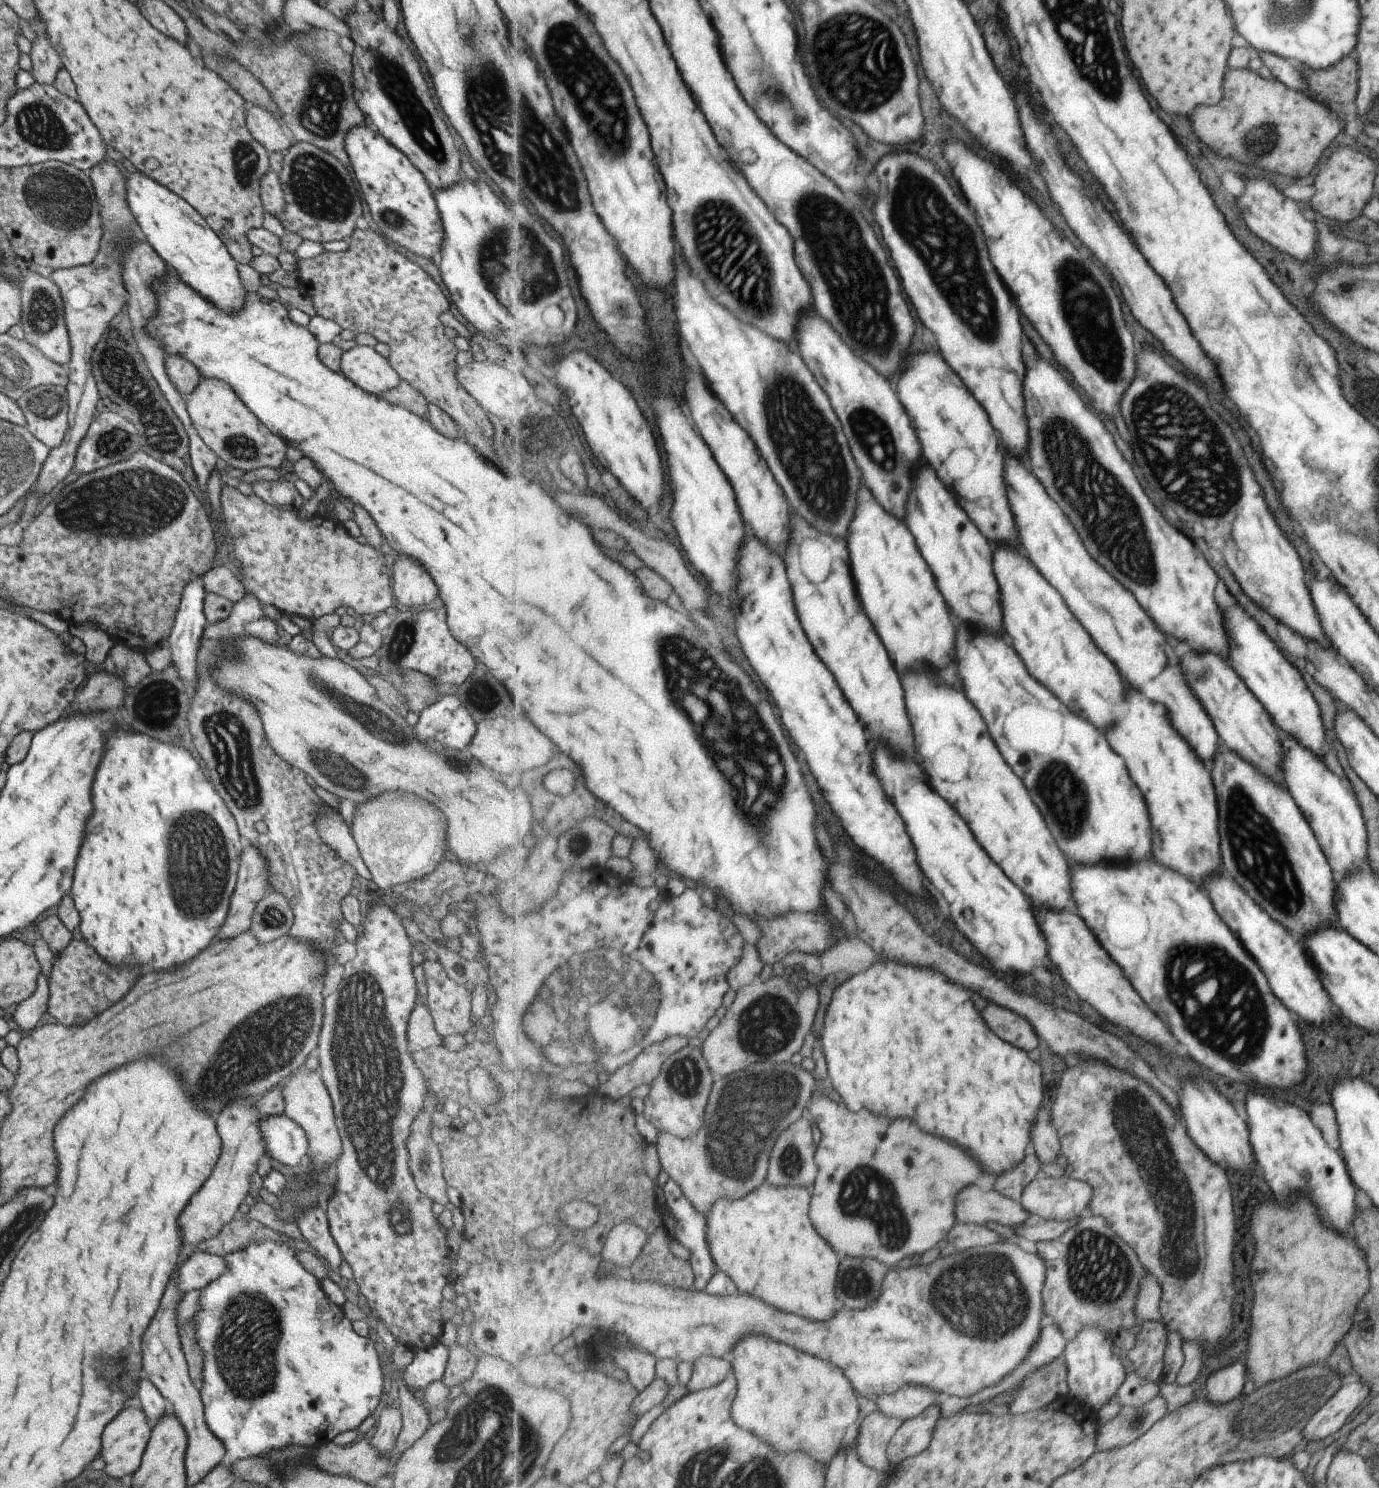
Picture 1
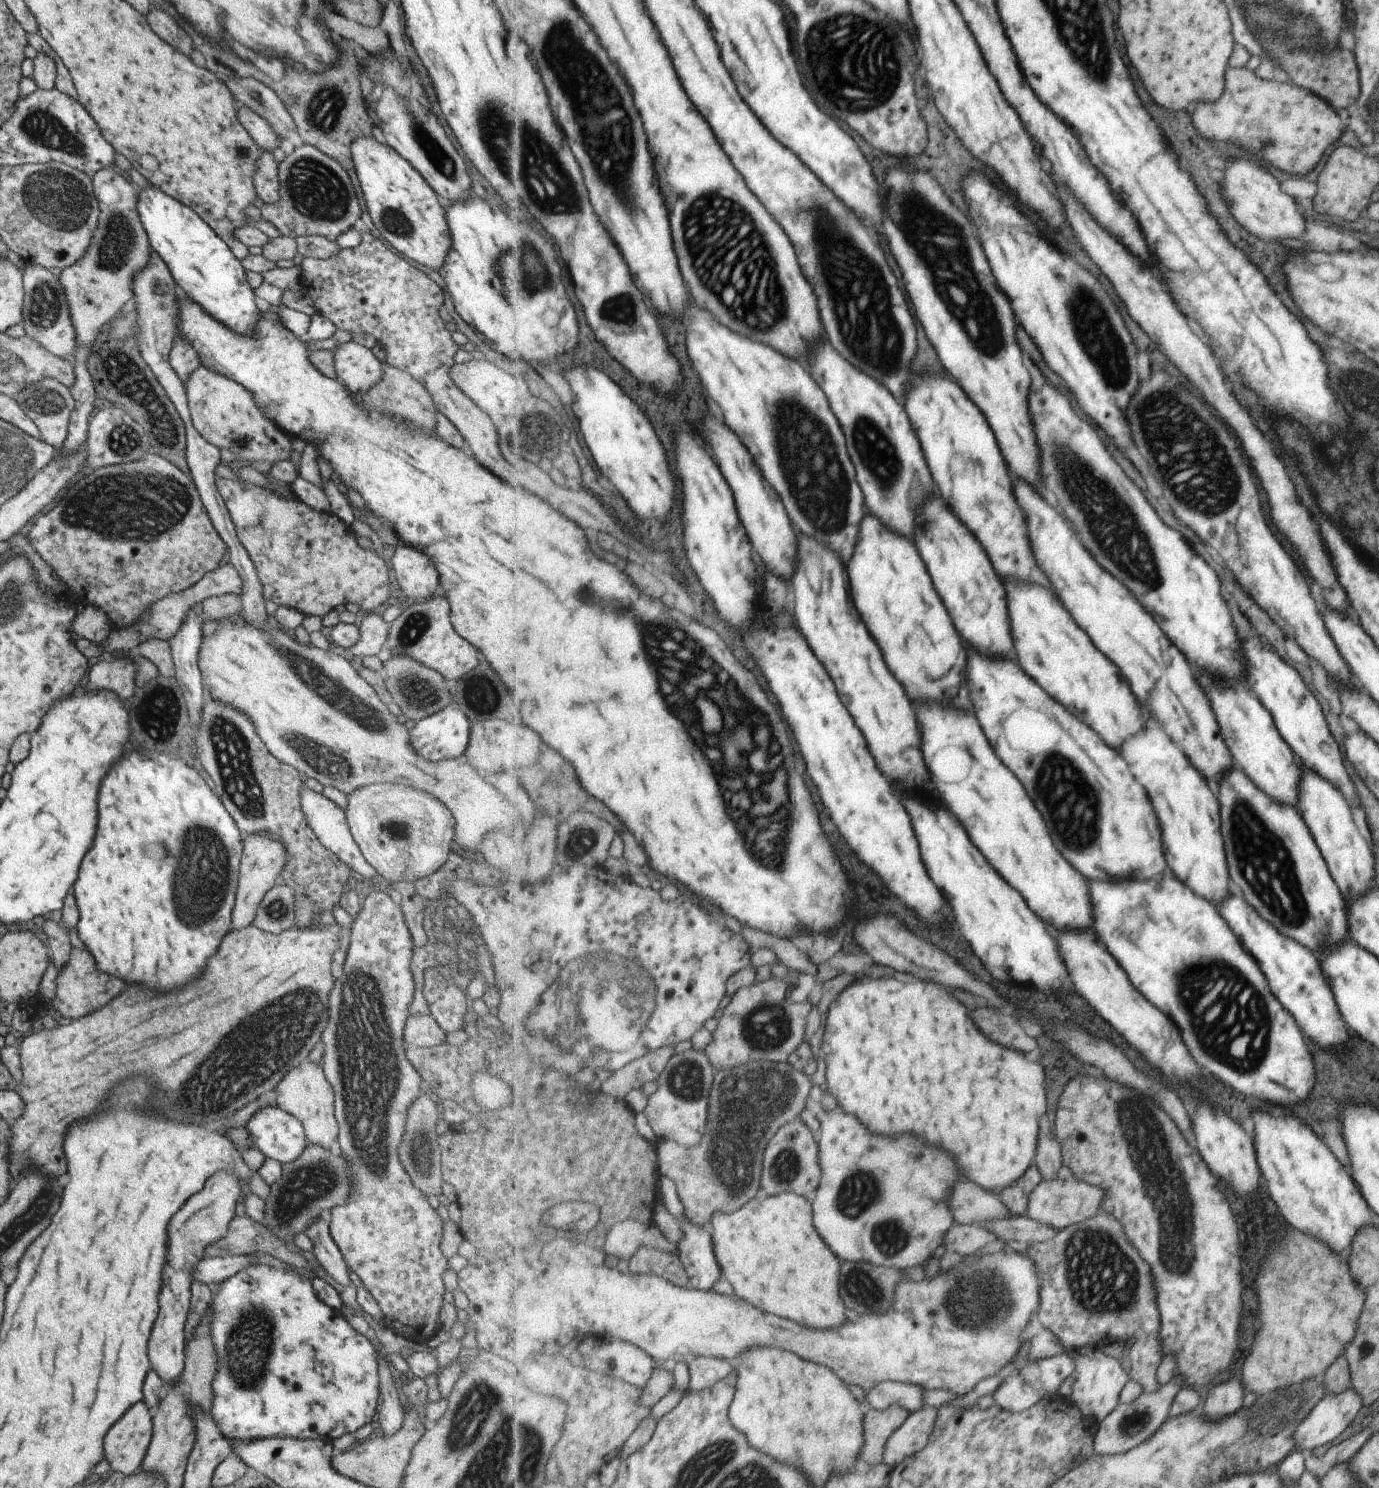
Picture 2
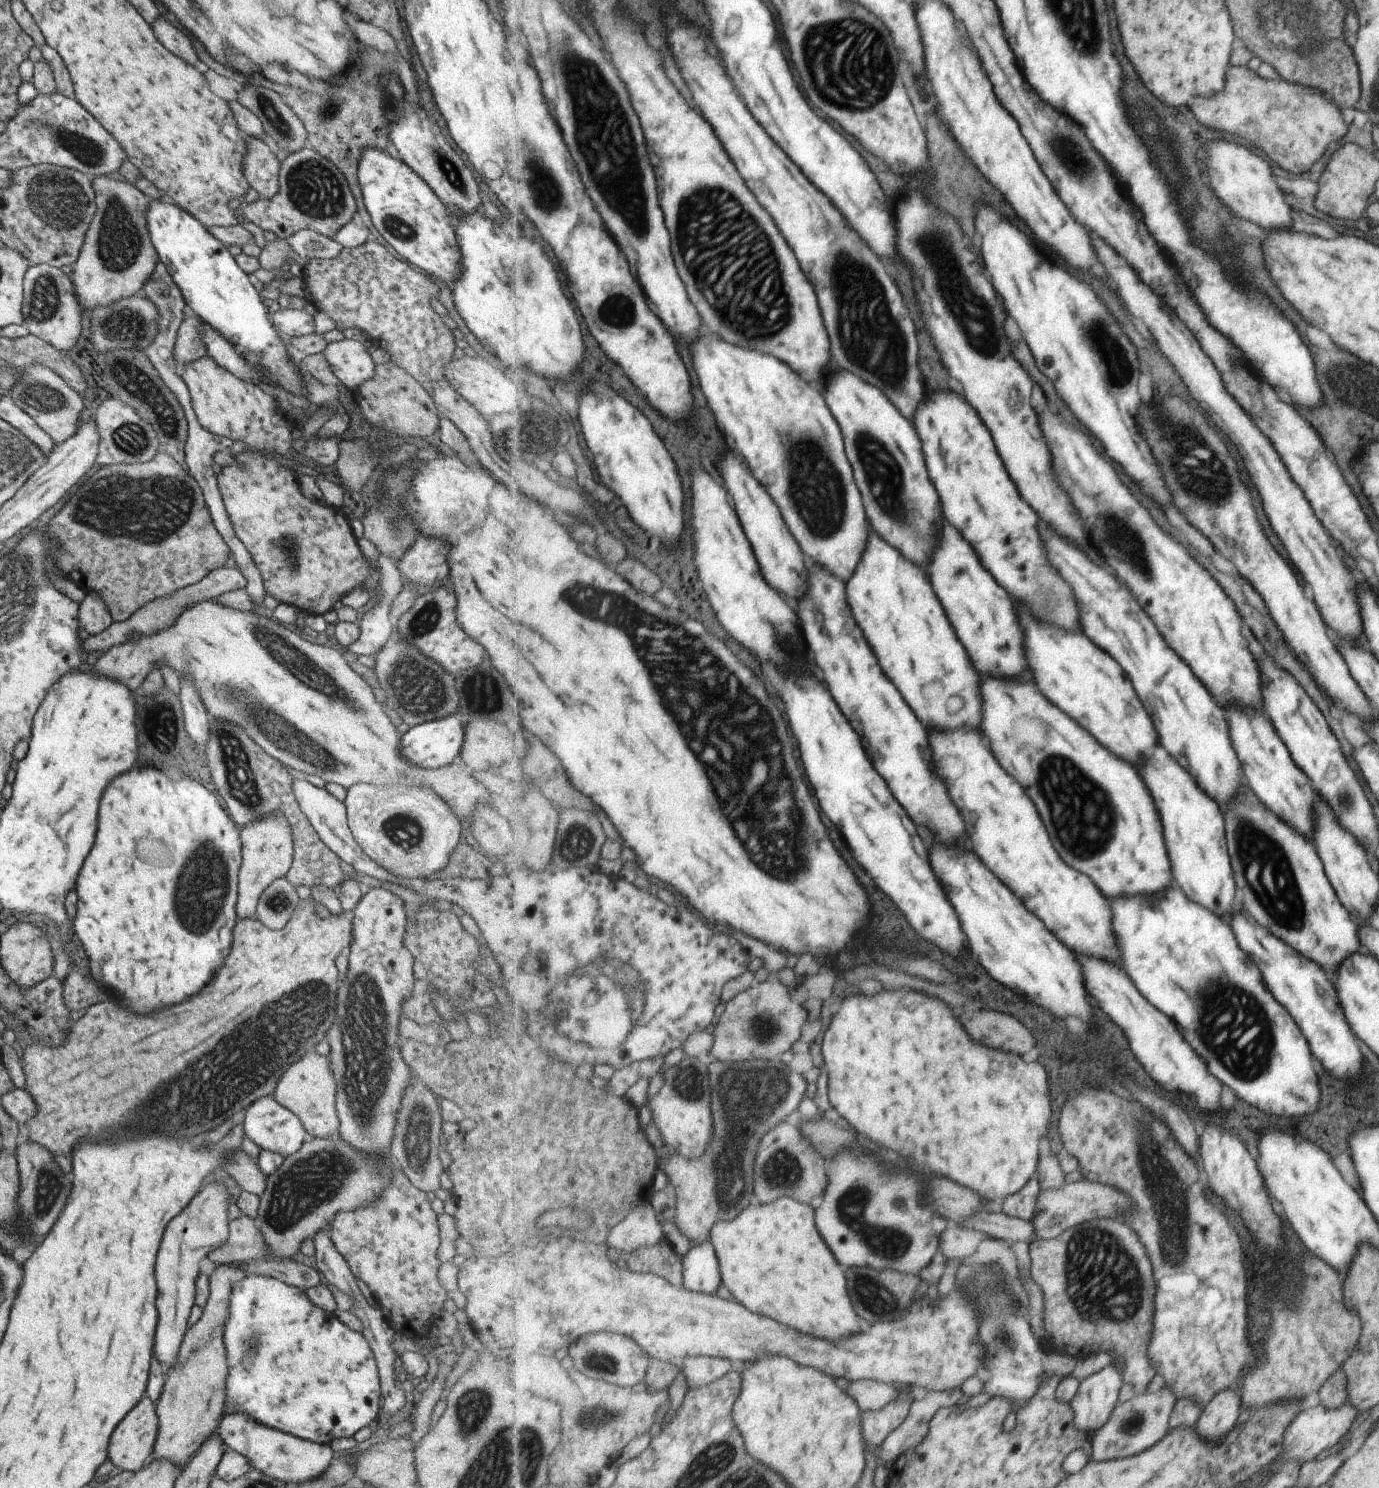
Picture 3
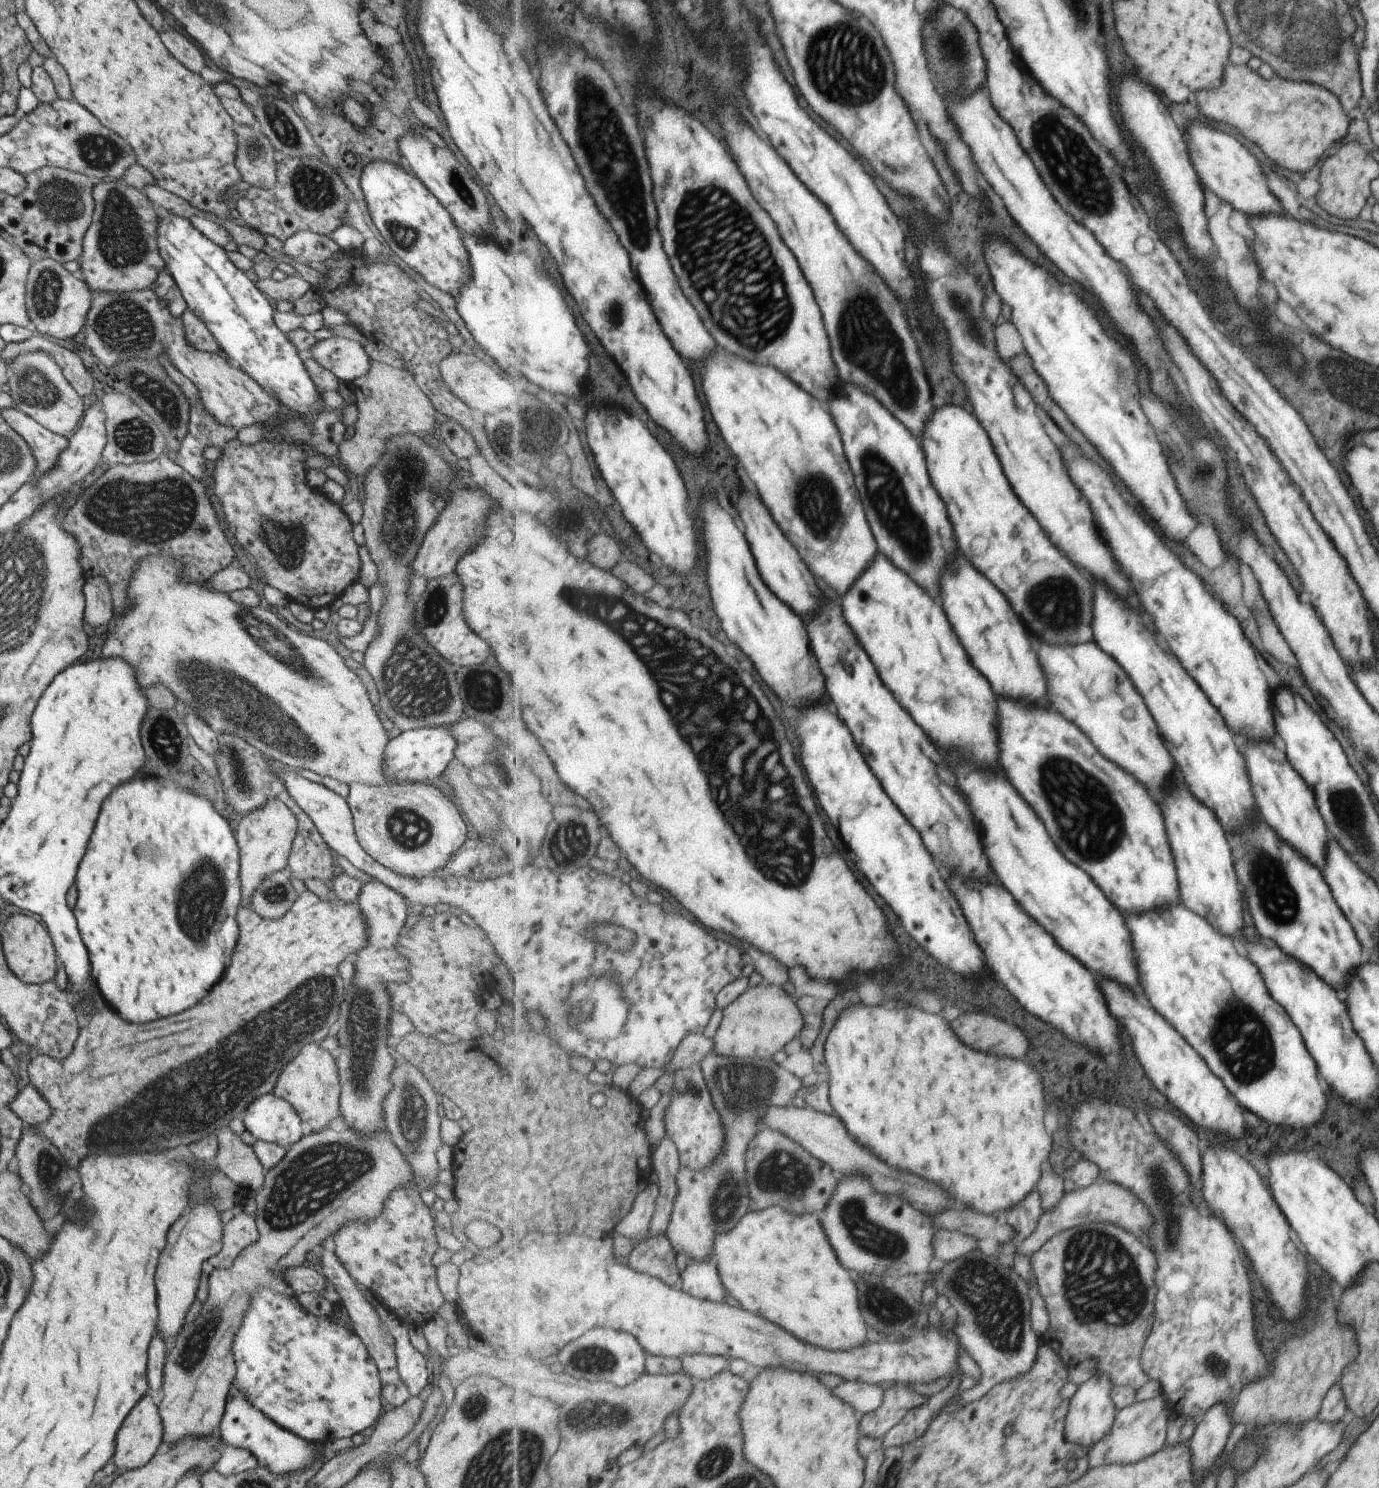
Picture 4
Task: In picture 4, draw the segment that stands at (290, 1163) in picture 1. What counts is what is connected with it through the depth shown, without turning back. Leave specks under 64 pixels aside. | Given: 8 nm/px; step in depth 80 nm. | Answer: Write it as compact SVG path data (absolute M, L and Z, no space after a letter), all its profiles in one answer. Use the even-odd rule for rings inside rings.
M272 1093L259 1096L247 1106L241 1114L244 1130L251 1136L277 1144L287 1150L306 1133L295 1110L281 1098L275 1098Z

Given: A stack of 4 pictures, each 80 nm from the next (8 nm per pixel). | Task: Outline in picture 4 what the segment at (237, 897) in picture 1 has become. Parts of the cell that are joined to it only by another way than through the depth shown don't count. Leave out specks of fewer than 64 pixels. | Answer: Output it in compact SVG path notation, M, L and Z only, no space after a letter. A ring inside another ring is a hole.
M271 798L265 802L265 806L259 806L257 810L244 814L239 820L235 841L238 847L239 864L238 876L240 886L240 905L249 907L251 894L255 894L255 886L269 874L281 872L287 868L287 858L291 850L291 844L297 833L295 816L287 810L283 802Z

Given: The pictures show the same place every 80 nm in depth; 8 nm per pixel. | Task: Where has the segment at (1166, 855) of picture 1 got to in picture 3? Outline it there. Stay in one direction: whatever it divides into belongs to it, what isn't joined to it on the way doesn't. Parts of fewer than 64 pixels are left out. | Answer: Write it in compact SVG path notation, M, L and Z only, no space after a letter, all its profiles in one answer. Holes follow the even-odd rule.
M1159 746L1151 752L1147 770L1141 770L1147 786L1159 802L1163 826L1167 830L1167 848L1171 850L1171 862L1175 862L1174 884L1191 902L1210 910L1225 923L1233 912L1234 872L1229 866L1230 853L1225 846L1221 812L1213 800L1209 800L1191 780L1191 776L1171 758L1171 754Z

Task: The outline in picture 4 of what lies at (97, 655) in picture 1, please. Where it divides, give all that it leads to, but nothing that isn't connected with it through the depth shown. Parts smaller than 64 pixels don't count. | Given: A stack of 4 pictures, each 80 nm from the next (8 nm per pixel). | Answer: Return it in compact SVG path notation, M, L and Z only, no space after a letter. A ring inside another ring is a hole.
M89 578L82 587L84 600L83 624L87 630L108 626L112 620L112 604L109 588L103 578Z

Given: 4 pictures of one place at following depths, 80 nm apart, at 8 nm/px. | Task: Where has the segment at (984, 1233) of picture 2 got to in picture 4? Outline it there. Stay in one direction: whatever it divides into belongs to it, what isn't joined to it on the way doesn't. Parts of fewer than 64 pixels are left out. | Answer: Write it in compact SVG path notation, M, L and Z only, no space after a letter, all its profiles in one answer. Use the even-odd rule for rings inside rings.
M938 1229L935 1233L934 1248L937 1263L951 1263L977 1249L977 1238L955 1230Z

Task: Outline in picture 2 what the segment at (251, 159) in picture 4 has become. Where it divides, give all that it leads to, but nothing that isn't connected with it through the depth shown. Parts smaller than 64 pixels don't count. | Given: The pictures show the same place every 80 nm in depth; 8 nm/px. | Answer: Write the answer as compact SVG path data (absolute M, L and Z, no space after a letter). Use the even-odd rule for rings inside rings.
M259 152L253 172L253 189L255 195L265 206L275 204L279 198L278 167L270 152Z

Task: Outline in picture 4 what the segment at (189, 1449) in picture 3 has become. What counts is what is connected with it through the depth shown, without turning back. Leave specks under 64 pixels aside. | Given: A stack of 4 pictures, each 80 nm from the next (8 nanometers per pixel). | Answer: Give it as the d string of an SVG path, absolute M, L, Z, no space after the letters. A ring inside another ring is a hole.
M385 1127L371 1136L357 1136L348 1128L341 1132L329 1128L314 1133L306 1130L281 1161L264 1172L261 1190L254 1196L257 1241L229 1267L211 1270L207 1298L200 1304L197 1318L184 1322L165 1353L161 1402L156 1406L163 1434L160 1449L171 1448L183 1438L211 1436L219 1425L235 1376L231 1340L249 1306L251 1288L267 1286L279 1290L279 1294L292 1294L281 1280L283 1270L306 1264L307 1252L318 1252L325 1238L335 1234L343 1222L375 1220L387 1196L407 1184L415 1187L413 1172L391 1144Z

